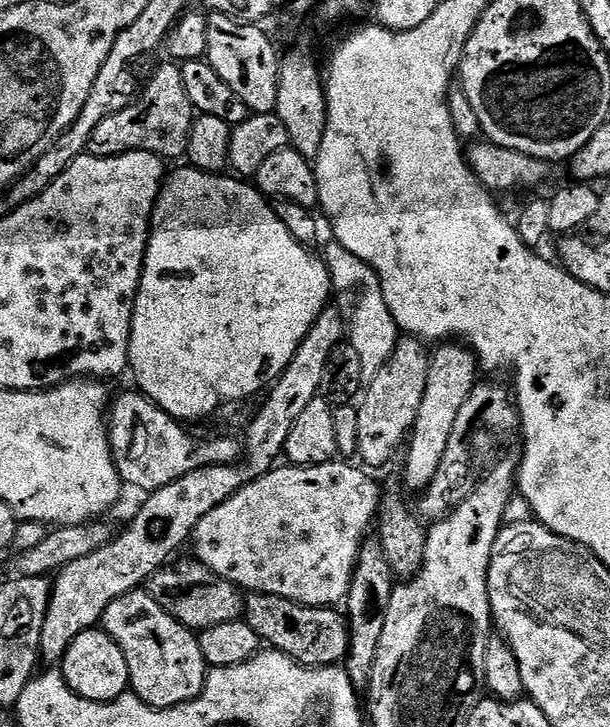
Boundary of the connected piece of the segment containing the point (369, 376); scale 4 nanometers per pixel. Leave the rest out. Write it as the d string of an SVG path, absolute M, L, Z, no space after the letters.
M329 242L322 251L322 259L328 266L328 273L332 275L333 289L340 288L364 288L368 287L364 293L356 300L356 309L353 310L352 316L350 312L350 343L354 346L354 350L358 350L360 361L362 361L362 370L364 371L365 381L370 381L376 377L378 370L382 370L382 366L386 366L386 362L394 354L396 343L402 339L400 327L394 322L394 314L390 314L390 306L386 306L386 298L380 292L379 283L366 262L362 262L362 258L358 258L354 254L350 254L350 250L346 250L346 246Z

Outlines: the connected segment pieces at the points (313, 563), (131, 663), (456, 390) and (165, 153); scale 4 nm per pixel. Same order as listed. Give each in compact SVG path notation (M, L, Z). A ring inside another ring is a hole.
M333 462L330 464L319 464L309 468L297 468L295 466L273 467L271 472L264 476L259 476L256 480L251 480L242 490L238 490L226 502L222 502L202 522L198 522L194 533L194 545L196 544L195 559L199 563L206 565L211 572L234 582L245 593L261 592L262 594L274 594L287 600L293 600L299 604L305 604L311 608L326 608L336 606L347 597L348 591L351 590L352 573L359 562L360 548L363 547L368 535L368 527L373 527L380 510L380 501L382 488L375 484L369 473L363 467L355 468L352 464L340 464Z
M148 591L127 592L110 602L104 611L102 628L118 642L126 658L131 691L151 708L178 706L202 694L210 665L204 661L197 633L162 610Z
M444 342L437 348L440 349L431 353L432 365L426 378L426 398L422 398L416 426L412 429L410 445L406 450L408 466L404 476L409 486L417 490L427 488L434 474L438 474L438 466L446 454L446 442L450 442L450 430L454 430L454 418L458 418L462 402L470 398L472 388L478 382L478 361L471 348L460 342Z
M167 62L156 73L147 77L139 96L126 110L110 114L106 122L90 134L88 152L93 156L121 156L127 152L149 152L161 158L183 157L188 150L194 109L186 94L186 82L181 65Z

